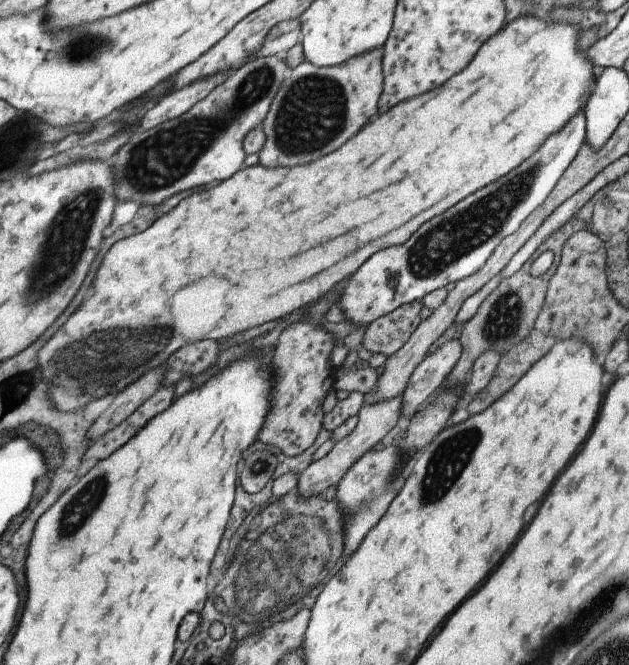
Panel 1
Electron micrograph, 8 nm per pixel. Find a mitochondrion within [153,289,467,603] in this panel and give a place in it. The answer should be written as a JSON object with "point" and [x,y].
{"point":[261,464]}

